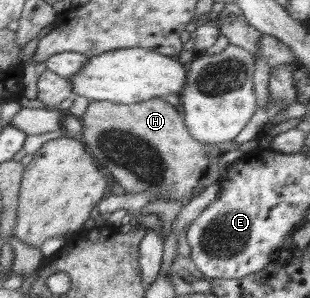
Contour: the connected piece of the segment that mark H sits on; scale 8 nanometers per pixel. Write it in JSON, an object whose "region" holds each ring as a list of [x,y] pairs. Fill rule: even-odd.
{"region":[[[154,97],[130,105],[90,101],[80,121],[84,135],[81,141],[86,149],[92,154],[96,164],[111,178],[116,179],[126,193],[156,193],[154,200],[180,201],[185,206],[196,195],[200,195],[208,185],[221,179],[222,175],[217,164],[222,155],[220,148],[195,141],[186,130],[183,116],[163,98]]]}

